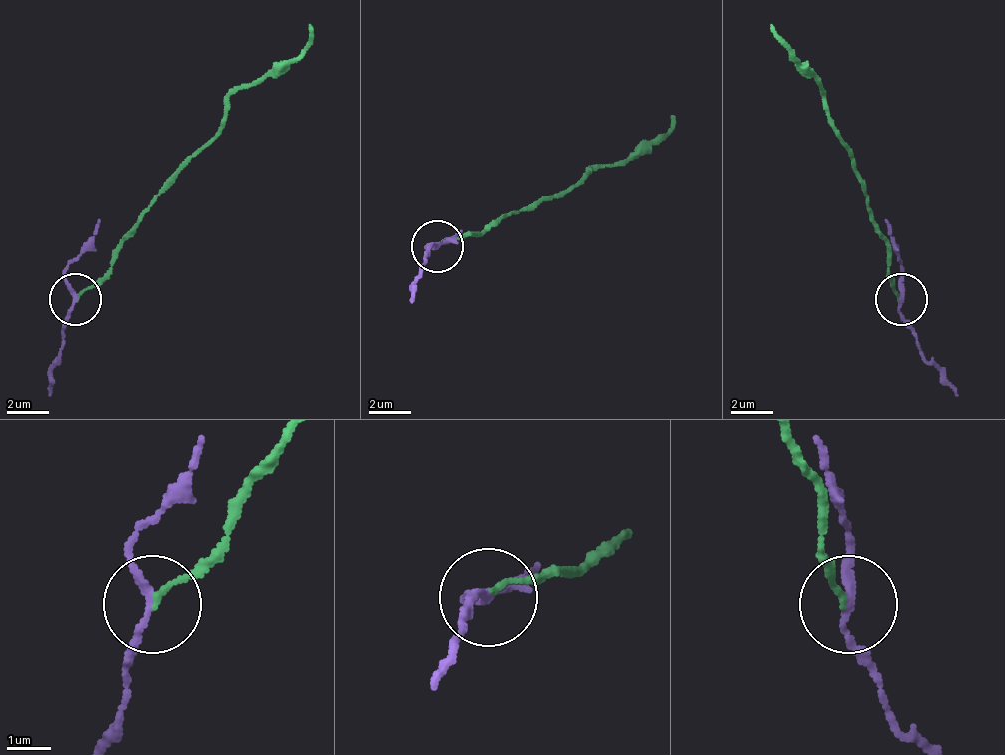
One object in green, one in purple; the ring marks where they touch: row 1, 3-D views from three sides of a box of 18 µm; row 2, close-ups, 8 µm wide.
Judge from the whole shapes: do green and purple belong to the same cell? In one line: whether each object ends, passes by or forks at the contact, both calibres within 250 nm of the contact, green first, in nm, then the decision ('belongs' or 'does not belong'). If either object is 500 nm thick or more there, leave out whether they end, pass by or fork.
green ends; purple passes by; calibres 110 and 170 nm; does not belong

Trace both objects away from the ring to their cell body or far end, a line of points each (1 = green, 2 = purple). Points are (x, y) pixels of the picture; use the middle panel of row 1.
1: (439, 242), (532, 211), (600, 164), (642, 154), (668, 128), (673, 117)
2: (439, 247), (423, 263), (413, 304)

